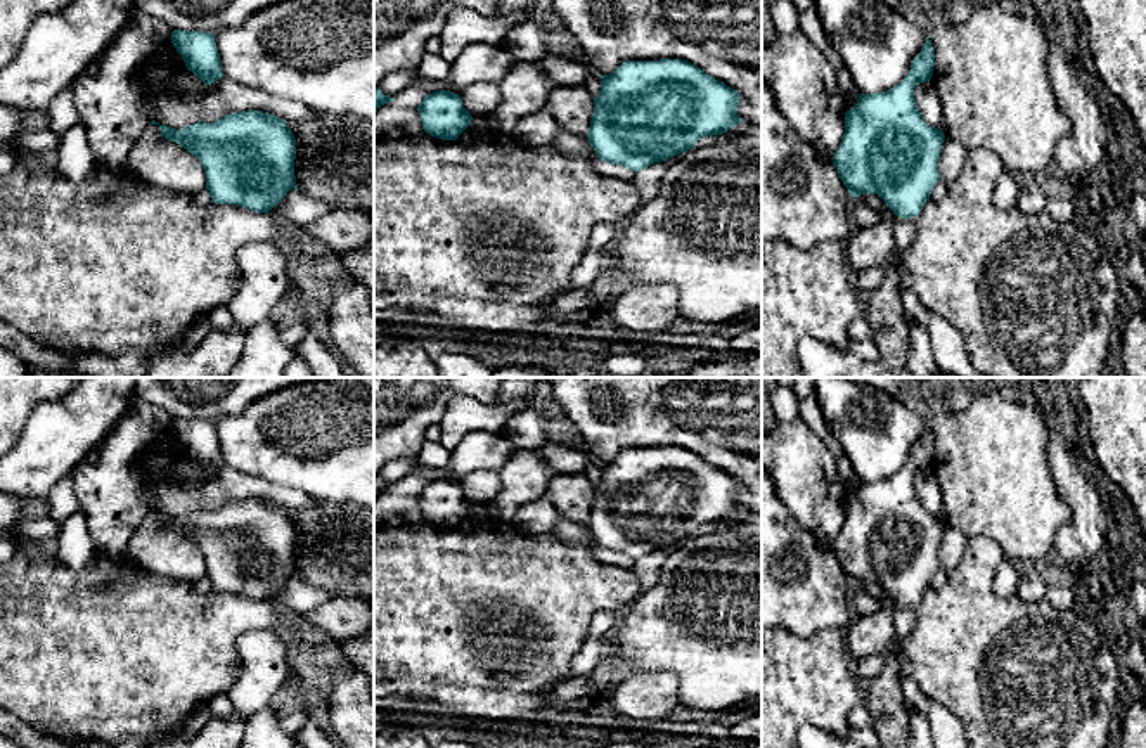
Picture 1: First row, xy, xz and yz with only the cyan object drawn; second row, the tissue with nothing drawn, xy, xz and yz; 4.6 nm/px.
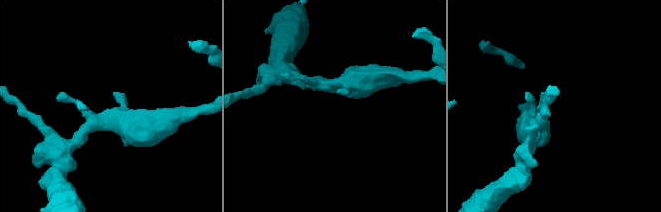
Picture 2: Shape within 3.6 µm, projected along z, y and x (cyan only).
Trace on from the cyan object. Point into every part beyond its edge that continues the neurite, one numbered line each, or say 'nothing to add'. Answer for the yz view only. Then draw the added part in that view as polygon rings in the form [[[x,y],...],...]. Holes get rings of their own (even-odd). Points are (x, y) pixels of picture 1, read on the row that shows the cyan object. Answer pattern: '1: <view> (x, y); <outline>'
1: yz (904, 227); [[[897,216],[895,220],[895,251],[893,251],[893,260],[895,267],[898,270],[898,279],[902,275],[902,256],[907,251],[907,248],[912,244],[916,237],[916,225],[917,225],[917,216],[911,218],[900,218]]]

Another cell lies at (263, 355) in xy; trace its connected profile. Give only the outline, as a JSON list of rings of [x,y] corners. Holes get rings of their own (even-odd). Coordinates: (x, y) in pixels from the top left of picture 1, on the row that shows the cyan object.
[[[270,317],[248,331],[241,358],[223,377],[284,377],[293,357],[294,348],[280,341],[275,317]]]

